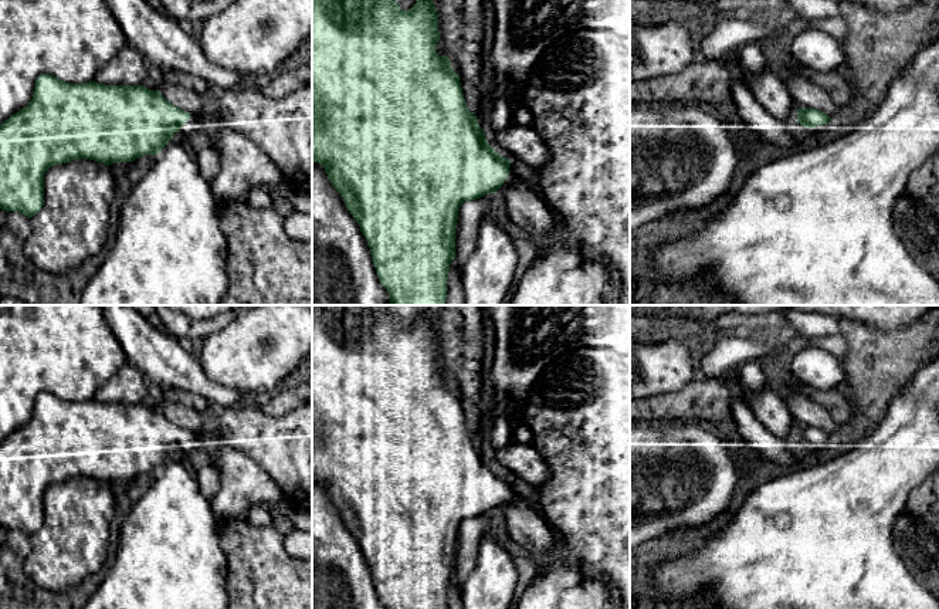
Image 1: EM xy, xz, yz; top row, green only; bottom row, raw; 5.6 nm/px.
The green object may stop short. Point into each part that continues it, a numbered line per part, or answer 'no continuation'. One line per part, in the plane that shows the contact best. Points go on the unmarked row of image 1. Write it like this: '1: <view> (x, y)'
1: xz (515, 490)

